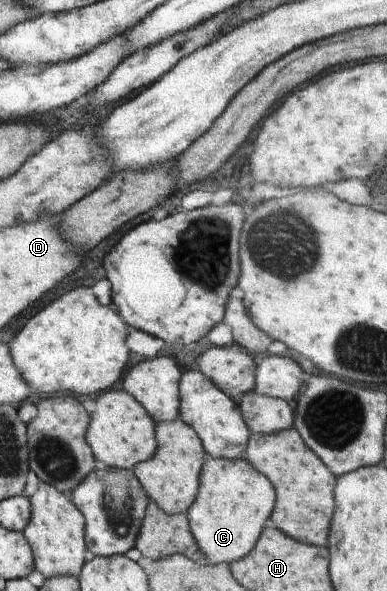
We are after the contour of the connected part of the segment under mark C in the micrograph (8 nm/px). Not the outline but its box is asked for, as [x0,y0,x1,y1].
[186,454,274,565]

